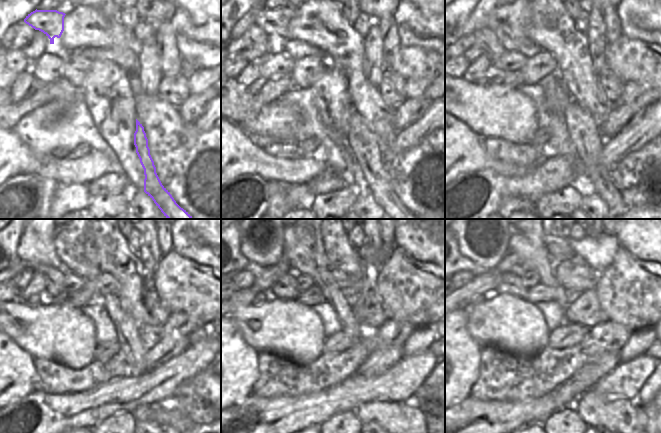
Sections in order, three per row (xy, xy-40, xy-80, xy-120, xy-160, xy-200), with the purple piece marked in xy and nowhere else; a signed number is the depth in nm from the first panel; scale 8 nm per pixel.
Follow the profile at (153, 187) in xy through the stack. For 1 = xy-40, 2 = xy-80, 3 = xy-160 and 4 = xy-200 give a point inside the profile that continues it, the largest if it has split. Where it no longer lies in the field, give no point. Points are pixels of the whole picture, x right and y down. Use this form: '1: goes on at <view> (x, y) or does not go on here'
1: goes on at xy-40 (364, 142)
2: goes on at xy-80 (583, 131)
3: goes on at xy-160 (303, 248)
4: goes on at xy-200 (526, 239)

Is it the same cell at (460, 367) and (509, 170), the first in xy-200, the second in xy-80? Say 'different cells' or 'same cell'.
same cell

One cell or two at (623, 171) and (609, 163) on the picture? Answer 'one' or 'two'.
two

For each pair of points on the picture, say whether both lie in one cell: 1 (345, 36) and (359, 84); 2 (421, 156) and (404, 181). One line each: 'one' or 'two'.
1: one
2: one

